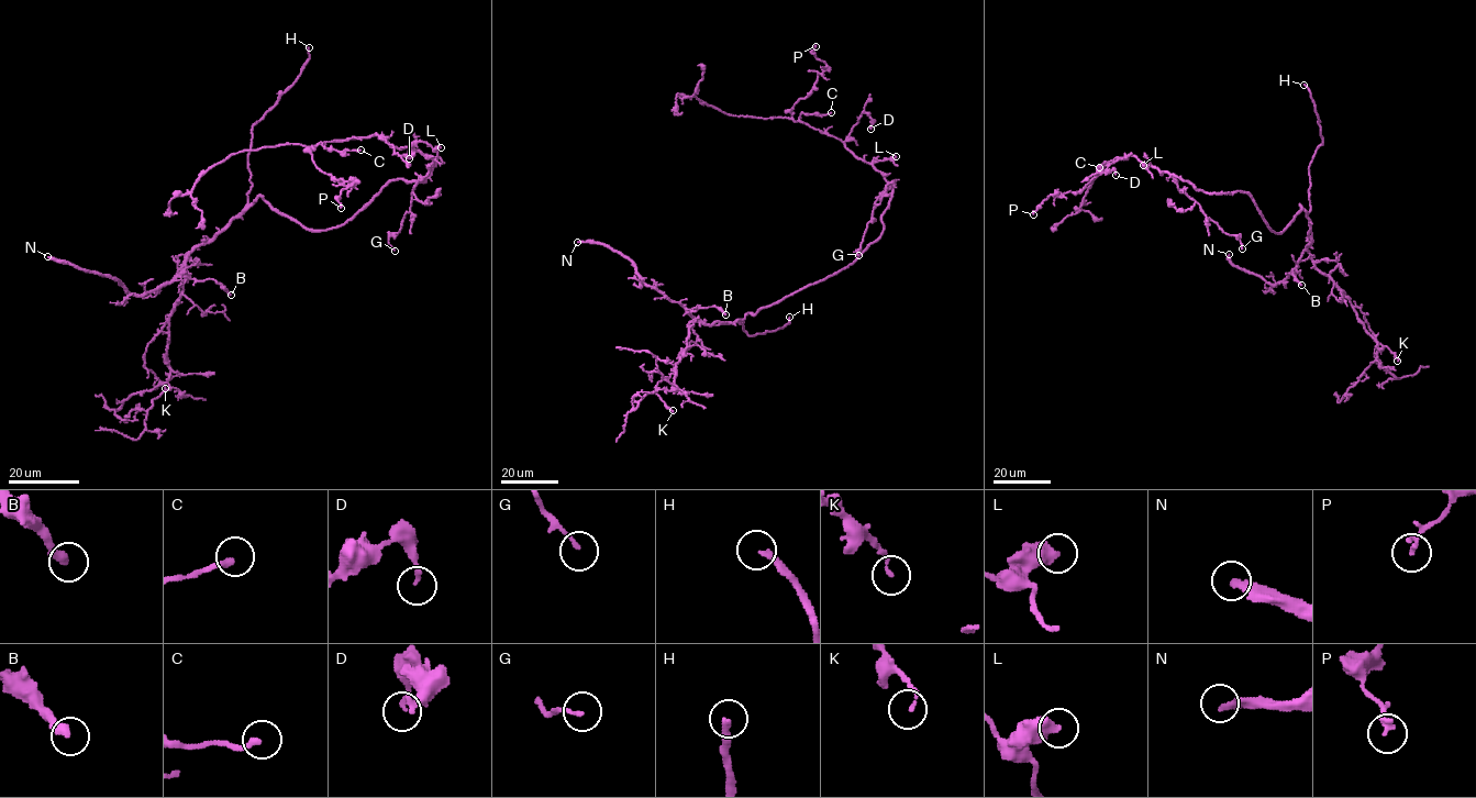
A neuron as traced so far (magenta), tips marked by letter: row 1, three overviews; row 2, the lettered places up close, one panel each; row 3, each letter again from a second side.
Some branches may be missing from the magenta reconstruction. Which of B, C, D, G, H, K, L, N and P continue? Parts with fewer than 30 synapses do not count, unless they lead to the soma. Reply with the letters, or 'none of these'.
H, N

